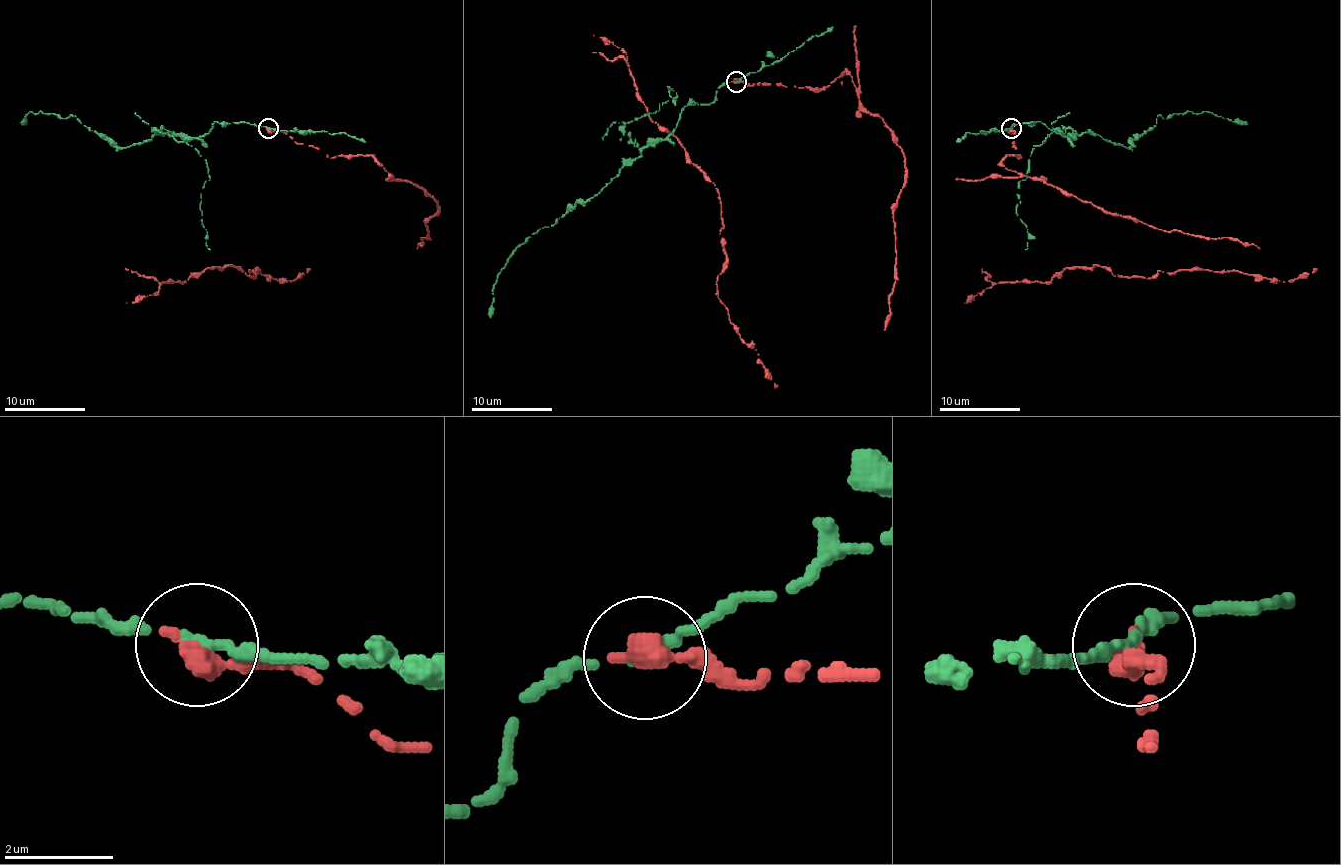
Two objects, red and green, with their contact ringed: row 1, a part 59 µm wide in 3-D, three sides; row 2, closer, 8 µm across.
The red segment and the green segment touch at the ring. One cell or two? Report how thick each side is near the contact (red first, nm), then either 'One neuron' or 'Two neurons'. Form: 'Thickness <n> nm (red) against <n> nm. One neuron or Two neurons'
Thickness 440 nm (red) against 150 nm. Two neurons

